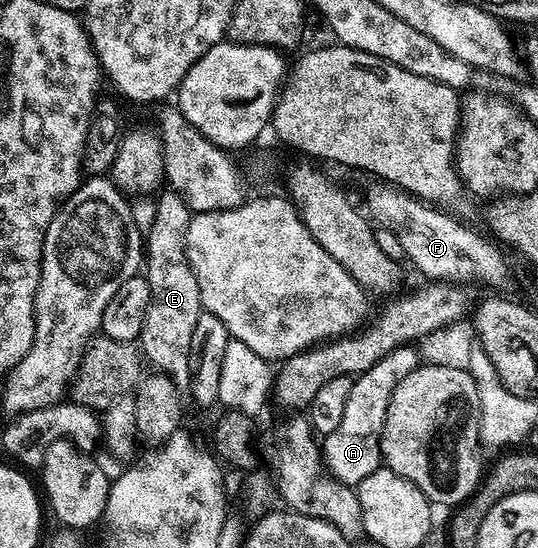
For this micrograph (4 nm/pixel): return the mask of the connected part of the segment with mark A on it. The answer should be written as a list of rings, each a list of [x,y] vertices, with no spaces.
[[[406,346],[387,354],[382,360],[375,362],[375,366],[371,366],[371,370],[360,373],[354,379],[351,394],[347,394],[347,407],[343,409],[343,418],[339,421],[339,427],[331,430],[331,434],[324,437],[323,440],[323,459],[330,476],[333,476],[339,482],[355,486],[359,482],[363,482],[363,478],[367,478],[367,474],[371,474],[376,468],[382,467],[381,431],[383,430],[383,422],[387,418],[387,406],[391,406],[391,394],[395,394],[397,383],[407,374],[411,374],[411,370],[415,370],[418,366],[418,349],[413,346]]]

